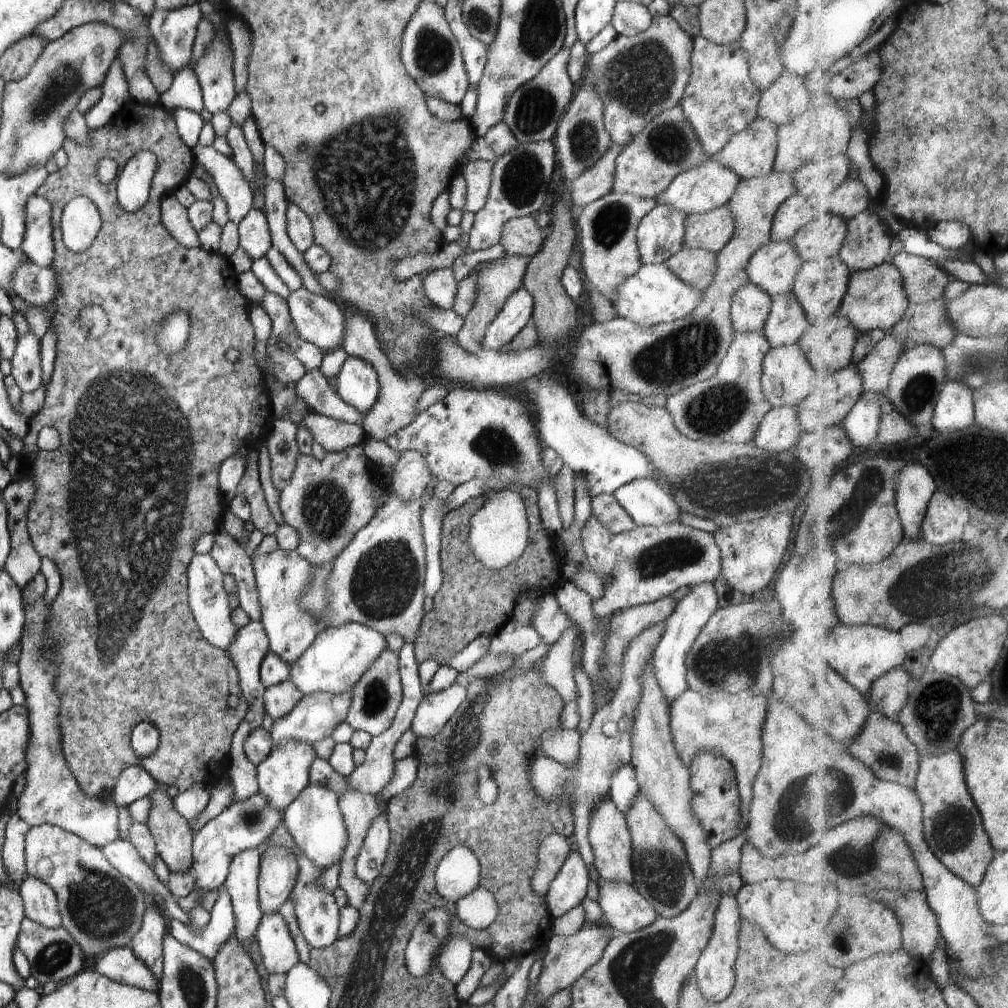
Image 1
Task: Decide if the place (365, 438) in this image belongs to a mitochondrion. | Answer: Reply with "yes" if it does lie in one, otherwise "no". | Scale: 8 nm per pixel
no

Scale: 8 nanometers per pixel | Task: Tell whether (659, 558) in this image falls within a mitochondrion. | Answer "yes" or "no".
yes

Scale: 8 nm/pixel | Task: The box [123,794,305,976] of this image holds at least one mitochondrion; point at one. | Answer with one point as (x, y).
(252, 818)

